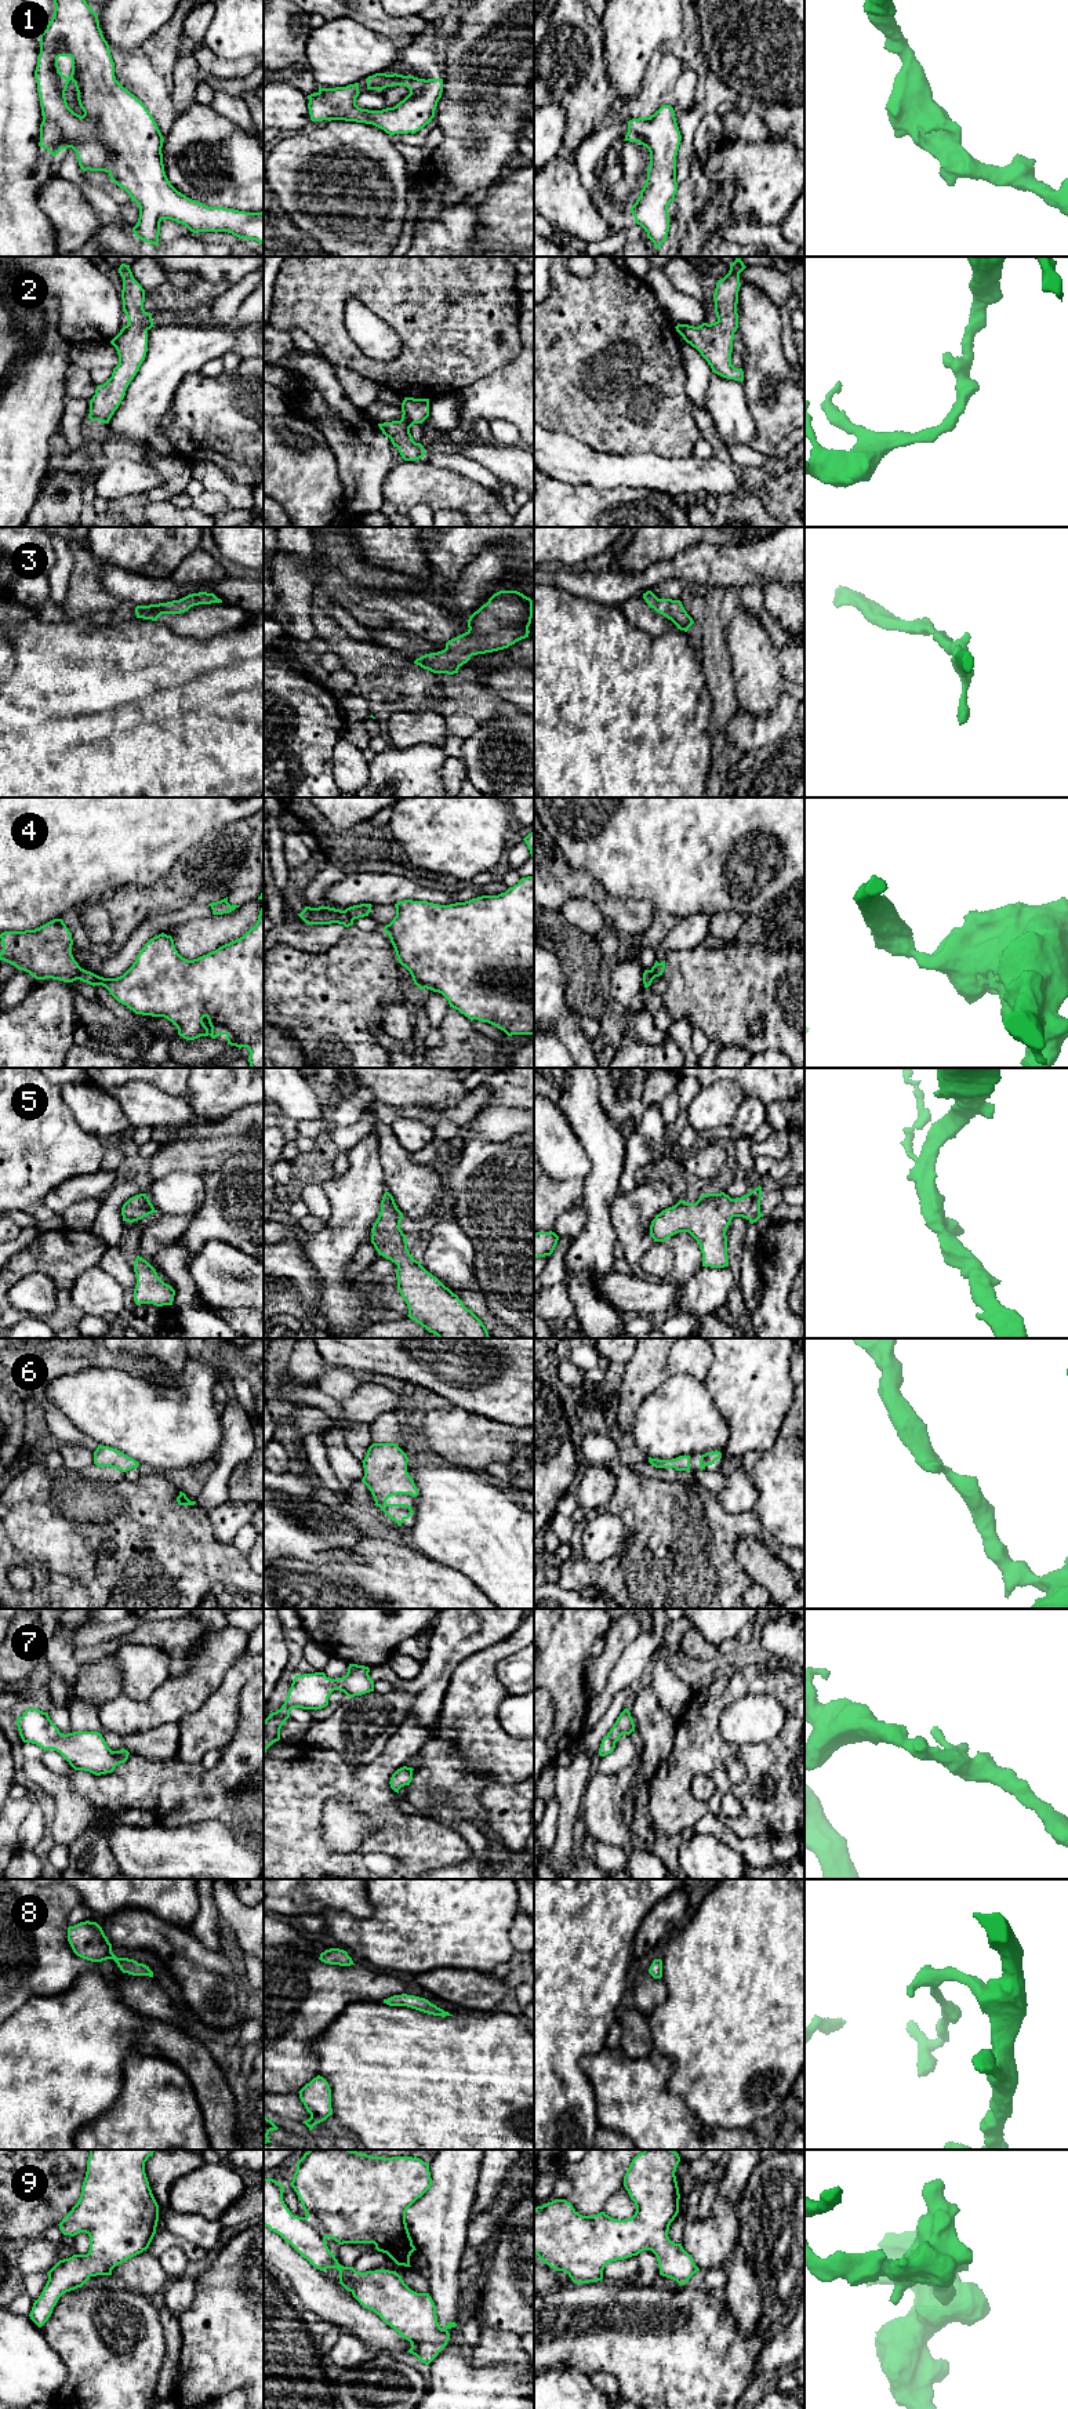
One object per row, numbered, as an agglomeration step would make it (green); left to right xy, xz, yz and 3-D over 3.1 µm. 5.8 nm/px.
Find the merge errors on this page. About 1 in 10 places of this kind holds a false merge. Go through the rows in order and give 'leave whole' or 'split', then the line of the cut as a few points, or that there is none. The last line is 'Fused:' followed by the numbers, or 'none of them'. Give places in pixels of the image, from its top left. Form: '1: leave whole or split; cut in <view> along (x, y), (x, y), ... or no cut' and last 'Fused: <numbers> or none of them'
1: leave whole; no cut
2: leave whole; no cut
3: leave whole; no cut
4: split; cut in xy along (82, 969), (76, 978)
5: leave whole; no cut
6: leave whole; no cut
7: leave whole; no cut
8: leave whole; no cut
9: leave whole; no cut
Fused: 4

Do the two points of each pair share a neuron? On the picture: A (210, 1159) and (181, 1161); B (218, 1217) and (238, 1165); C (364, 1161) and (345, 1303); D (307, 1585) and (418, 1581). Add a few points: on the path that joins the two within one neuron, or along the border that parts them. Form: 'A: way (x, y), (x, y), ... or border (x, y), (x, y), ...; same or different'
A: way (203, 1159), (188, 1159); same
B: way (231, 1205), (238, 1198), (238, 1177); same
C: way (356, 1196), (351, 1223), (337, 1242), (337, 1267); same
D: way (334, 1585), (391, 1583); same

